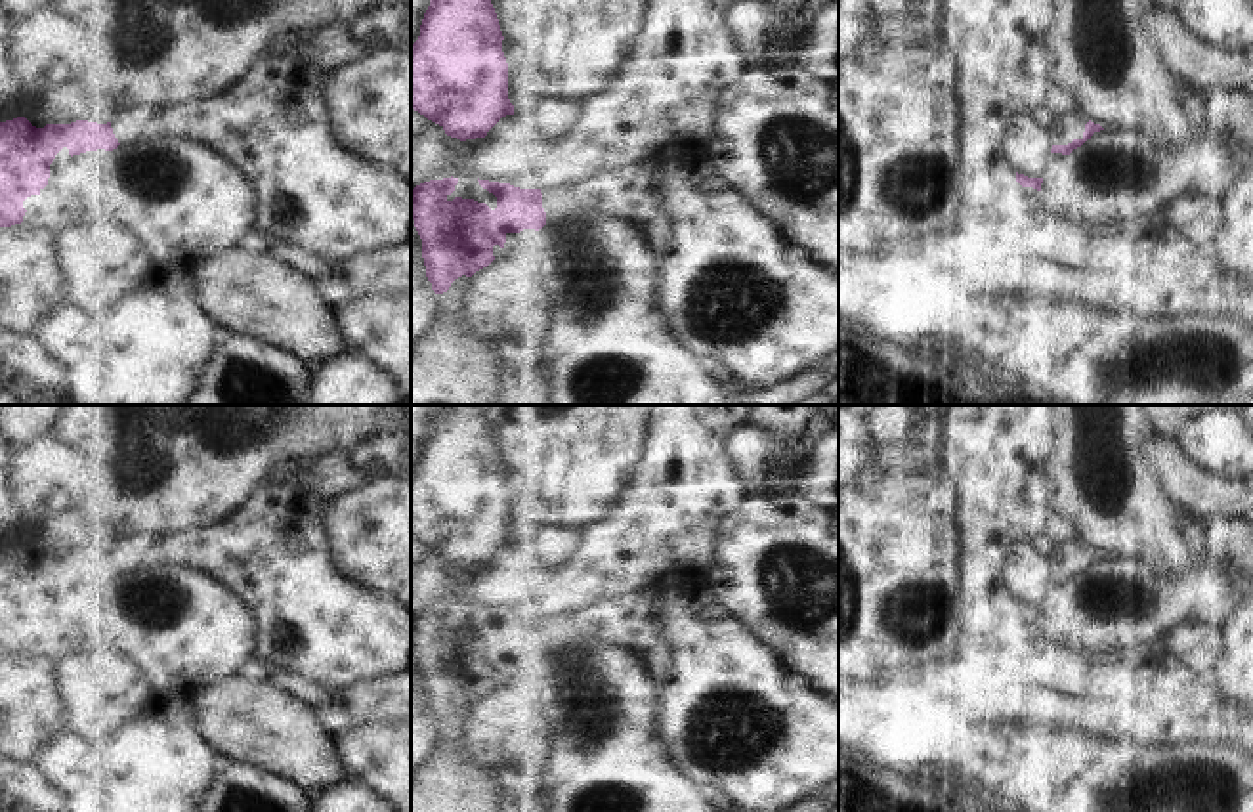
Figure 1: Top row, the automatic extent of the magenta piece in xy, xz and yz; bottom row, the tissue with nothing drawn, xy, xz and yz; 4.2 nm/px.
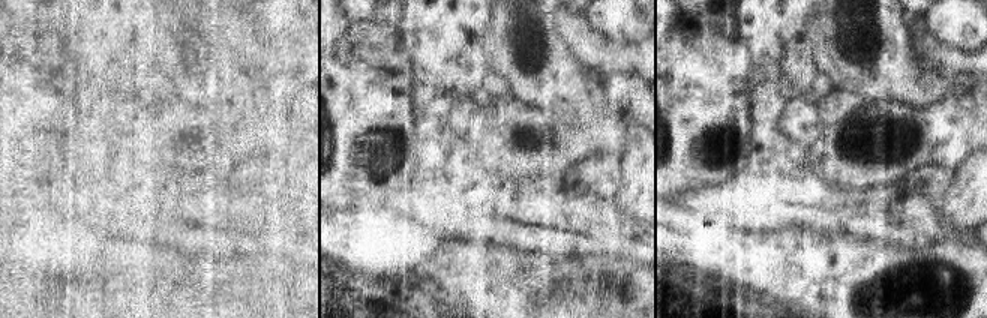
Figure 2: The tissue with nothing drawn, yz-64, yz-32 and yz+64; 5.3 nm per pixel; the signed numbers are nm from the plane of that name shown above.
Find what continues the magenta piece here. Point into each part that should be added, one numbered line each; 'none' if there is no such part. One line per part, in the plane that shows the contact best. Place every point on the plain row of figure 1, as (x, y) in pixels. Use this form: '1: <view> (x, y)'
none

